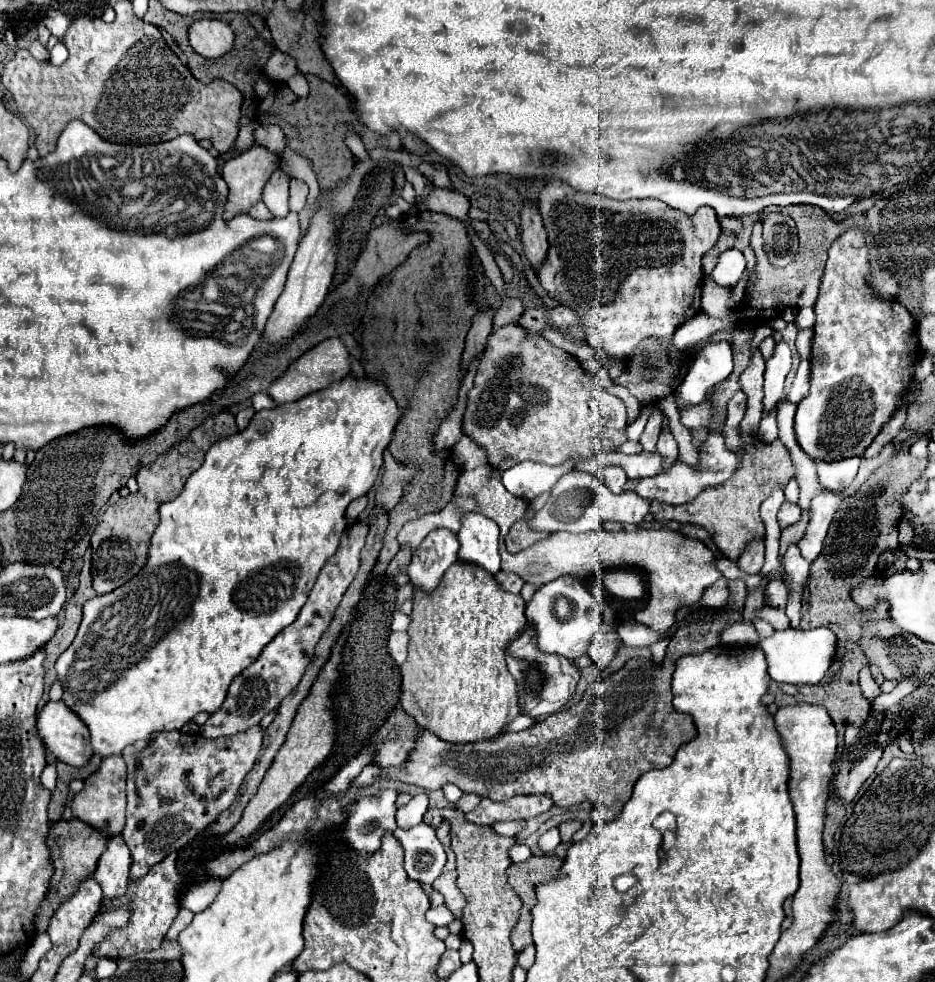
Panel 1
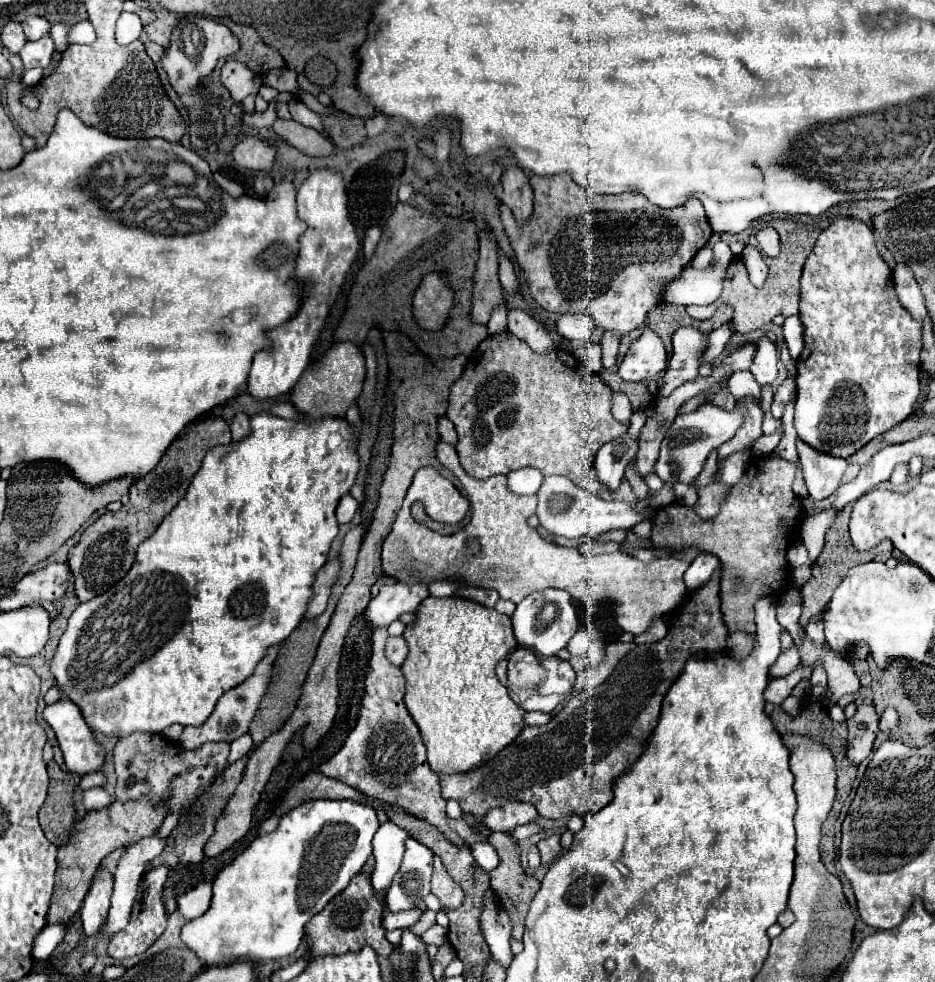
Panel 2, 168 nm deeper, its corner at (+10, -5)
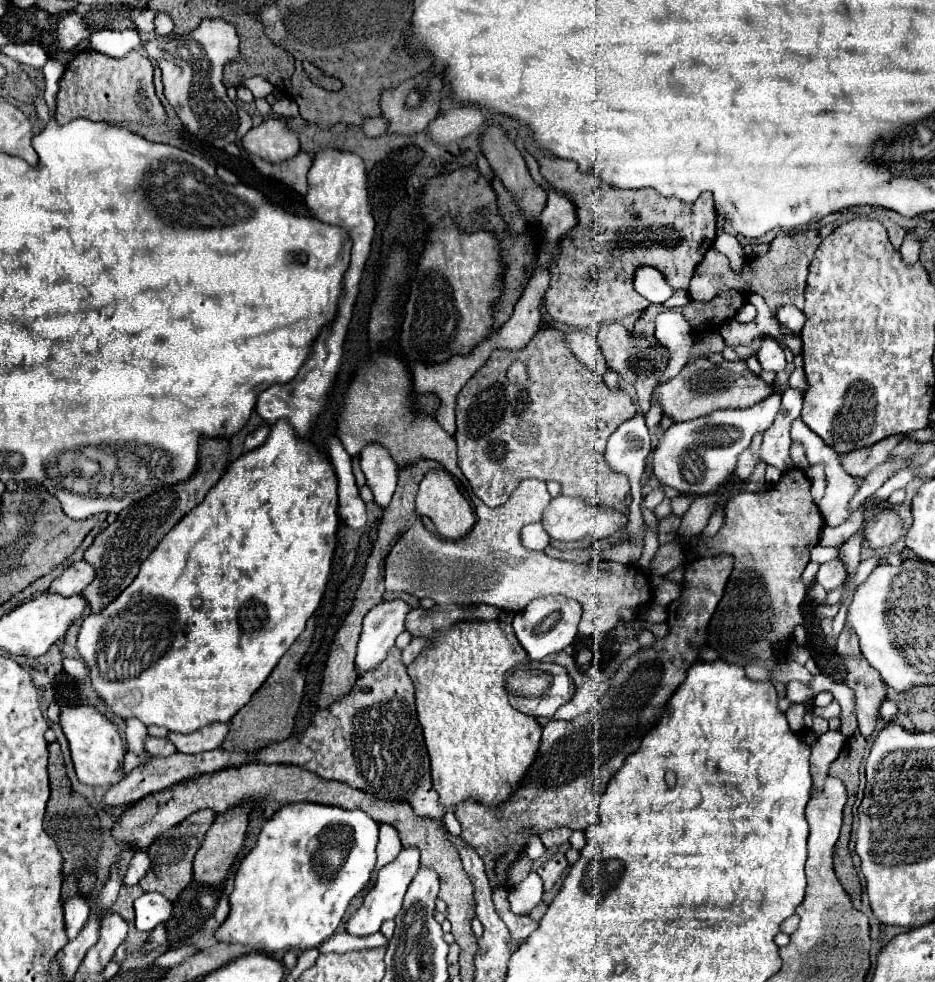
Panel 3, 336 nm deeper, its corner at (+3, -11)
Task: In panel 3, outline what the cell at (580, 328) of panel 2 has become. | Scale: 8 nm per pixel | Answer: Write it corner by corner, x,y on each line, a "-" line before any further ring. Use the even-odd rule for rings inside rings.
620,322
600,326
600,330
596,332
596,338
598,338
600,348
604,350
608,368
612,368
614,372
622,374
626,382
634,384
636,396
638,396
638,406
640,406
642,414
646,414
648,408
650,408
650,396
652,396
652,390
654,390
654,386
656,386
658,374
664,372
664,368
668,366
668,362
662,360
662,356
654,350
654,342
648,342
648,340
644,340
644,338
632,336

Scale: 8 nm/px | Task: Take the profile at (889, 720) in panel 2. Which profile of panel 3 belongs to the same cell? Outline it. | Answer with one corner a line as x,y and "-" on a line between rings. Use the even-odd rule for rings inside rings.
886,698
886,702
882,702
882,706
880,706
880,718
882,718
884,722
892,722
892,720
896,718
896,714
898,714
896,704

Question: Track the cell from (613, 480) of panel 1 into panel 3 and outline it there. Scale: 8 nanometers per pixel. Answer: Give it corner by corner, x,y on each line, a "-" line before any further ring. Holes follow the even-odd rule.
636,414
610,436
606,462
614,472
628,476
632,486
636,486
644,474
644,460
648,458
650,450
652,440
644,424
644,416

